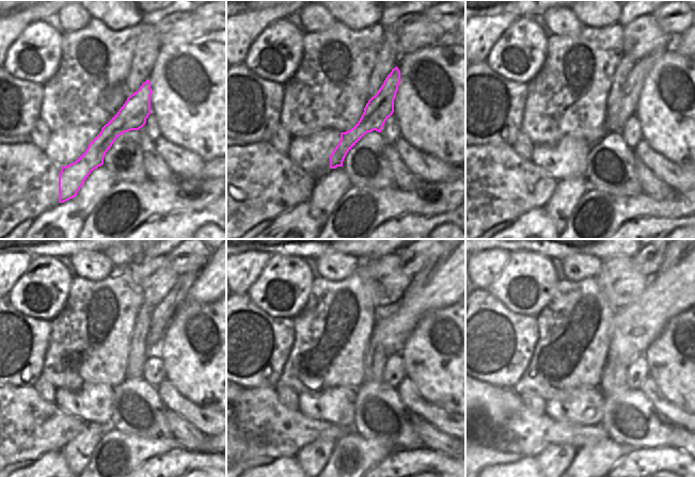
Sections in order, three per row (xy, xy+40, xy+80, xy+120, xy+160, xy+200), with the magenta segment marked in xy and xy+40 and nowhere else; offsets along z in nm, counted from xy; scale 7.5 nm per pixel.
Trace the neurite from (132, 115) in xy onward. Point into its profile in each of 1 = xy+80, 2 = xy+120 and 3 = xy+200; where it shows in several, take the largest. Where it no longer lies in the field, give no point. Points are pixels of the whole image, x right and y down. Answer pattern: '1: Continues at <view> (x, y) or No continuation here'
1: Continues at xy+80 (635, 80)
2: Continues at xy+120 (163, 312)
3: Continues at xy+200 (668, 260)

